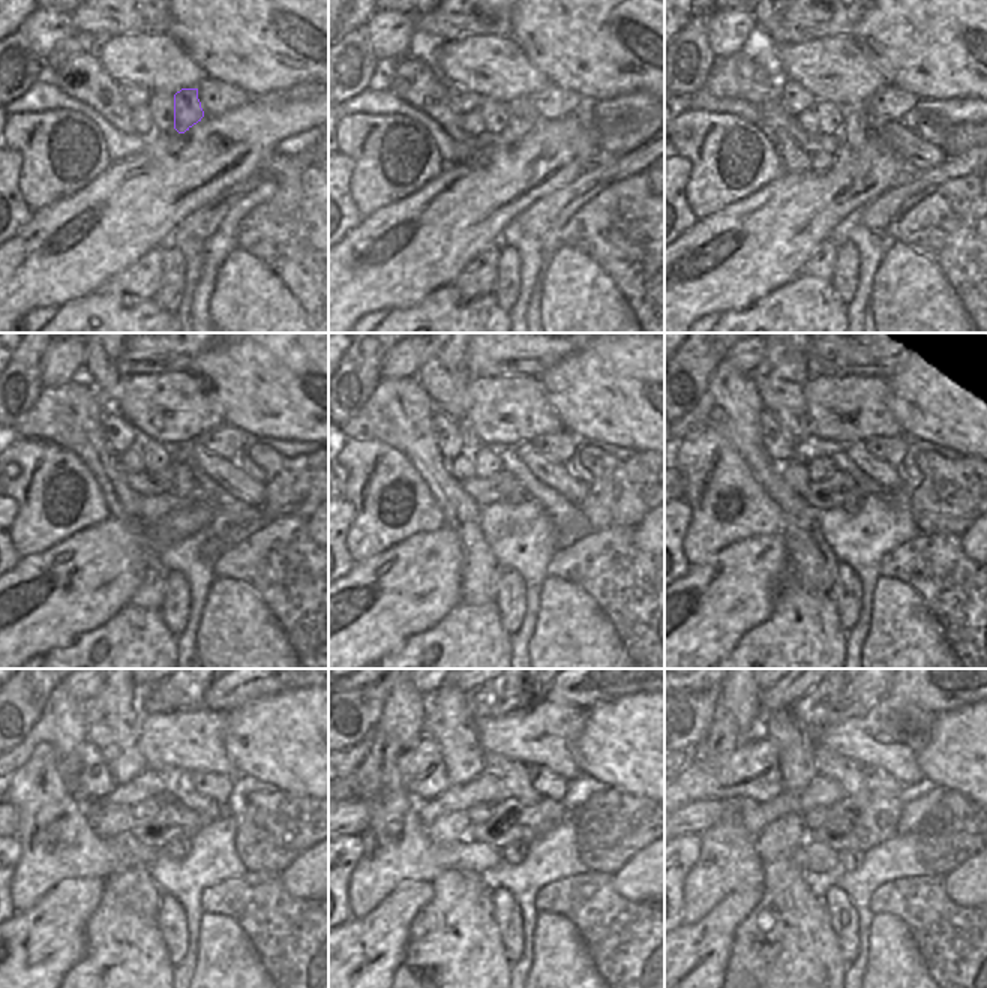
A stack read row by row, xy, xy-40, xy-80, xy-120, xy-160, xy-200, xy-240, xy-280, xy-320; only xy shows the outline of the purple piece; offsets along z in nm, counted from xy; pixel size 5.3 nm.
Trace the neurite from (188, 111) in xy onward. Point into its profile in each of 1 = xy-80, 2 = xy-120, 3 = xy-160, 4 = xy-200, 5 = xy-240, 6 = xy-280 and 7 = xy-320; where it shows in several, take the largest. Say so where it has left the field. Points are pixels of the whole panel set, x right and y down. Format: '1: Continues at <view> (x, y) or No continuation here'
1: Continues at xy-80 (855, 129)
2: Continues at xy-120 (182, 464)
3: Continues at xy-160 (518, 495)
4: Continues at xy-200 (852, 502)
5: Continues at xy-240 (177, 847)
6: Continues at xy-280 (513, 853)
7: Continues at xy-320 (849, 859).

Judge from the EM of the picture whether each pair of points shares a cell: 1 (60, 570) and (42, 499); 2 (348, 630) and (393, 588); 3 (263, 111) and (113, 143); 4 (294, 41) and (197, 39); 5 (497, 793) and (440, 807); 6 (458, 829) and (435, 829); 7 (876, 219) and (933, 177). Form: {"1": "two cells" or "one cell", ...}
{"1": "two cells", "2": "one cell", "3": "two cells", "4": "one cell", "5": "one cell", "6": "one cell", "7": "one cell"}

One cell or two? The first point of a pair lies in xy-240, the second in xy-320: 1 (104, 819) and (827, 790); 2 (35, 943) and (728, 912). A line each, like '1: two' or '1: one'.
1: two
2: one

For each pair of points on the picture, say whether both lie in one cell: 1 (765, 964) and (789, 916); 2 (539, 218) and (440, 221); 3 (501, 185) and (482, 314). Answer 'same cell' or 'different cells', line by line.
1: same cell
2: different cells
3: different cells

